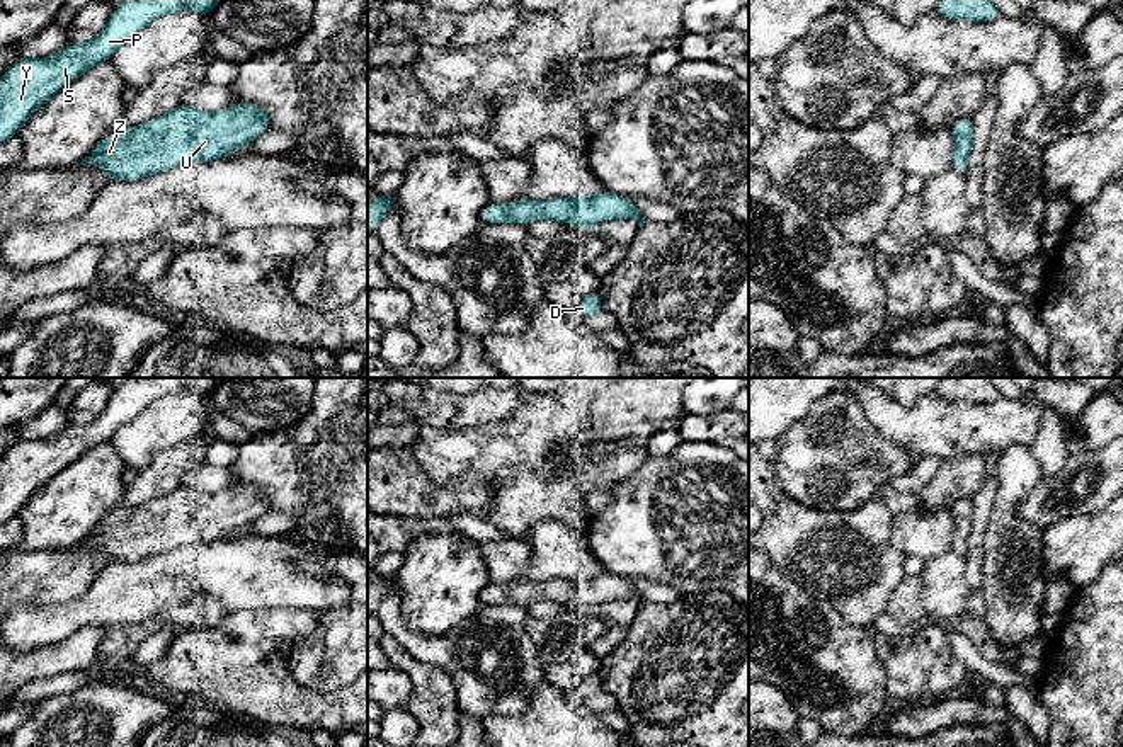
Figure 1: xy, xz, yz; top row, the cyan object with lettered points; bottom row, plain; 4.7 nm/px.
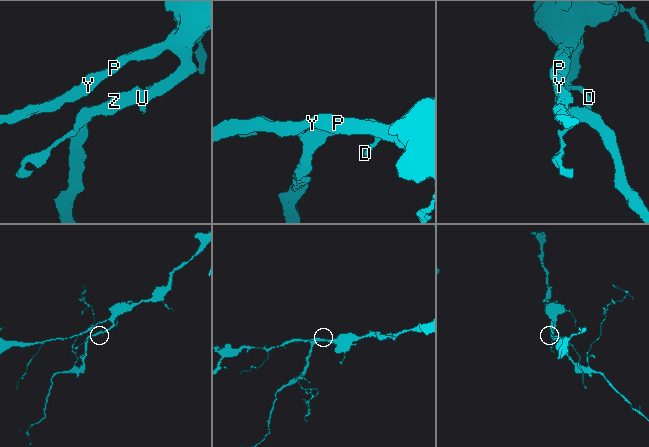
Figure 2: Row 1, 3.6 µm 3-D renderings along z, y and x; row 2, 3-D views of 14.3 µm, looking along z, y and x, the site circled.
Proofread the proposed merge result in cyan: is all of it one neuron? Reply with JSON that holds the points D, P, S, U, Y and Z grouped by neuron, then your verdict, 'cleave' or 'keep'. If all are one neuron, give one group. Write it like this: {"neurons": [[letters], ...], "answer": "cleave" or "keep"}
{"neurons": [["D", "P", "S", "U", "Y", "Z"]], "answer": "keep"}

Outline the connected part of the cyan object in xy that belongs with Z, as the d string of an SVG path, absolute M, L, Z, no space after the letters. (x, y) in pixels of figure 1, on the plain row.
M182 483L162 499L151 500L136 509L123 507L116 516L104 519L92 536L73 548L99 543L111 562L138 562L148 555L158 555L182 545L202 545L226 539L228 534L247 526L267 512L269 492L250 483L237 483L230 488L209 495Z

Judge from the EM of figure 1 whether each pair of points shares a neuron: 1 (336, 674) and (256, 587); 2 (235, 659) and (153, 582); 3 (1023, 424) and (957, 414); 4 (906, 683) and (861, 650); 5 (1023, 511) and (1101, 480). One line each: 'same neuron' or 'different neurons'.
1: different neurons
2: different neurons
3: same neuron
4: different neurons
5: same neuron

